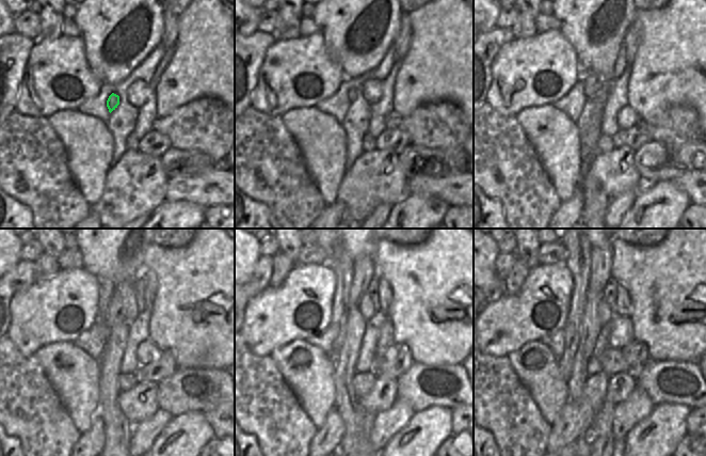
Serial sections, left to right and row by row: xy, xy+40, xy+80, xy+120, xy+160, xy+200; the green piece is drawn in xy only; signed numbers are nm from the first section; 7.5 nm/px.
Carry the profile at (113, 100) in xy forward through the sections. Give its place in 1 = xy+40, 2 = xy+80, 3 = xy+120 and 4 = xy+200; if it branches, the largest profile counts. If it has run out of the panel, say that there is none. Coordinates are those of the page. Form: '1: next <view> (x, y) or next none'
1: next xy+40 (352, 95)
2: next xy+80 (592, 81)
3: next xy+120 (113, 315)
4: next xy+200 (600, 256)

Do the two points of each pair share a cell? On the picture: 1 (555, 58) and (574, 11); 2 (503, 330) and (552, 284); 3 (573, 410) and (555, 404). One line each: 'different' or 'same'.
1: different
2: same
3: different

